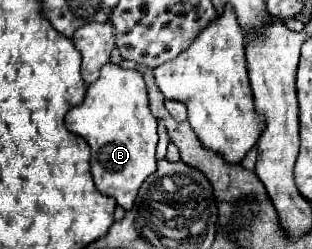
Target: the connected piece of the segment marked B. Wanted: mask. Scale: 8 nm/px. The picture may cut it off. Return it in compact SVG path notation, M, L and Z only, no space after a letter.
M105 64L99 80L87 88L85 102L67 112L65 124L87 140L91 148L91 174L99 192L113 196L121 208L129 210L141 184L157 170L157 120L149 110L141 72Z

